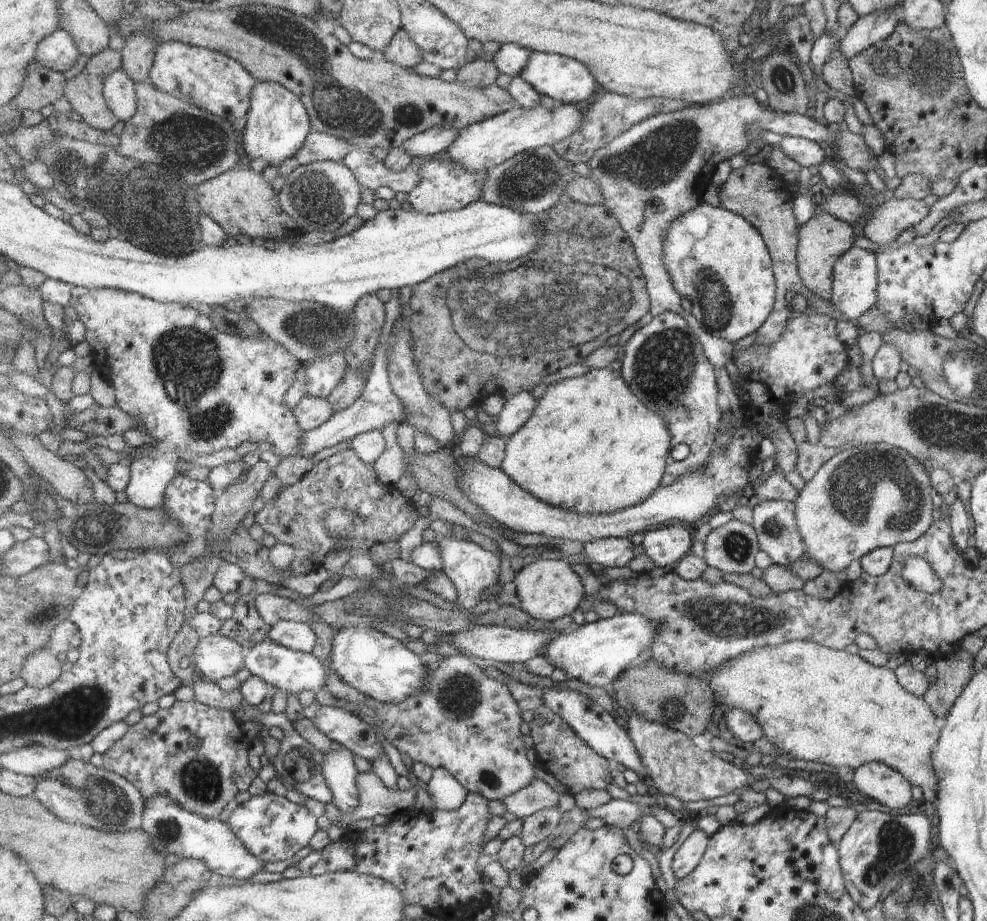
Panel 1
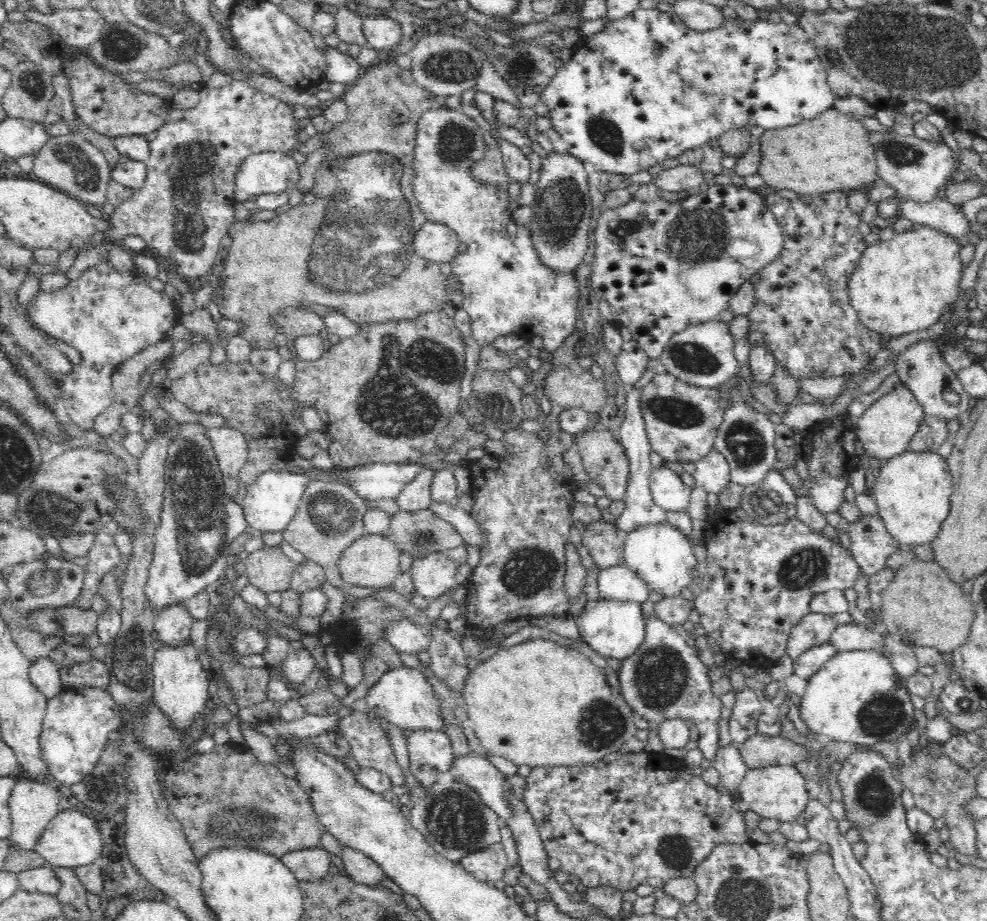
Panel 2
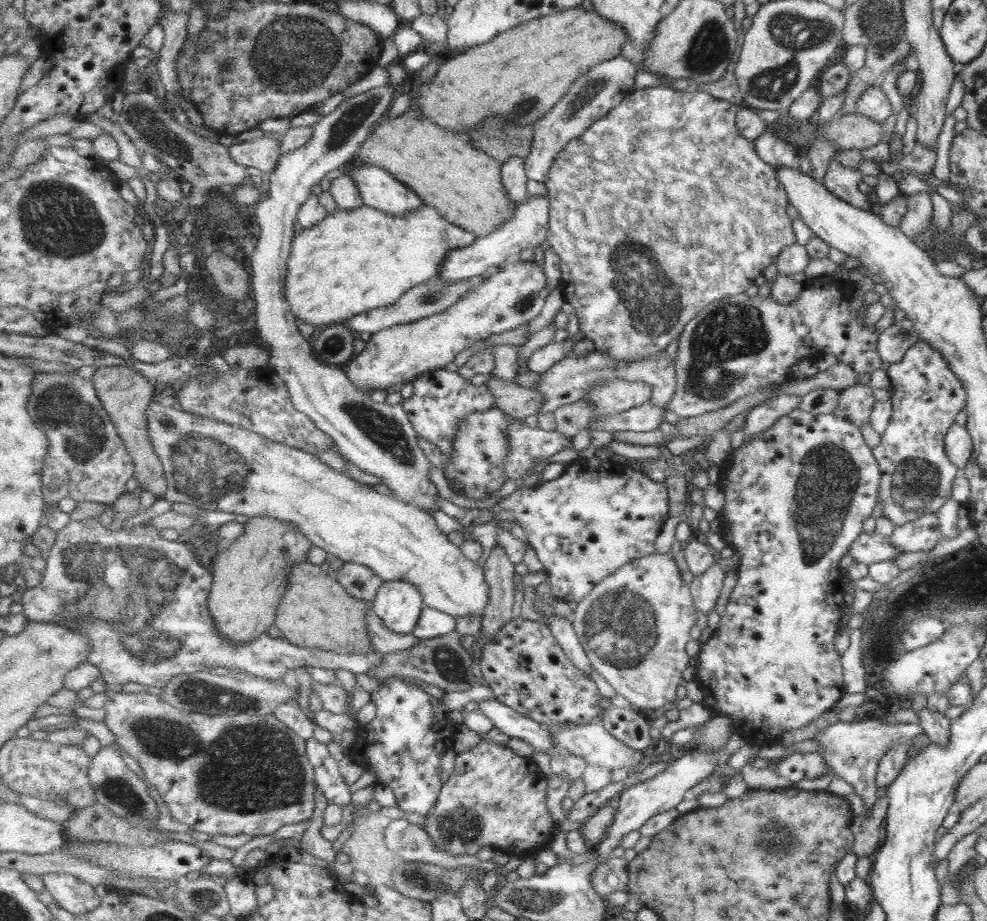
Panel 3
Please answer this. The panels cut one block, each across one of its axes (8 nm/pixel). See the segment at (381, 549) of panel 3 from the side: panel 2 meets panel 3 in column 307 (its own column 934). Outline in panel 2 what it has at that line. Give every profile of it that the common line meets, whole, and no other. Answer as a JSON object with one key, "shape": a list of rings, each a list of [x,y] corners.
{"shape":[[[906,451],[882,463],[876,473],[874,500],[879,517],[901,547],[928,545],[950,512],[953,479],[947,459],[937,452]]]}

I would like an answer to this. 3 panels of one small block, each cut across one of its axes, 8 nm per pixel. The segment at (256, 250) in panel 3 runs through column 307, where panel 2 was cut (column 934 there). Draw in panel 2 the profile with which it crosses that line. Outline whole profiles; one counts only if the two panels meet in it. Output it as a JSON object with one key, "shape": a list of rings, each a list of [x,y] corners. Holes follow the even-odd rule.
{"shape":[[[868,131],[870,134],[869,142],[874,151],[876,151],[876,175],[894,189],[901,200],[912,200],[914,203],[924,204],[938,199],[938,190],[946,188],[947,184],[951,182],[952,176],[956,172],[954,166],[954,154],[952,149],[947,146],[945,142],[937,144],[936,142],[929,142],[914,136],[901,136],[898,132],[874,132]],[[932,338],[916,342],[906,352],[900,353],[900,358],[896,362],[896,375],[916,398],[926,415],[936,416],[938,419],[949,422],[970,410],[971,397],[964,391],[957,374],[944,361],[941,345],[942,342],[939,339],[934,340]],[[944,390],[956,392],[960,396],[960,402],[958,404],[948,404],[944,400]]]}

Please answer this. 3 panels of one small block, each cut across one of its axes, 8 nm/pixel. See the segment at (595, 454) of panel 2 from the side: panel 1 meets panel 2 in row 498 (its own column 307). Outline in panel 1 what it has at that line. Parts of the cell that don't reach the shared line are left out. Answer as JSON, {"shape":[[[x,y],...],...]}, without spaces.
{"shape":[[[275,593],[256,595],[256,607],[263,620],[273,626],[281,621],[308,623],[313,616],[310,609],[301,608],[299,604],[285,598],[279,598]]]}

